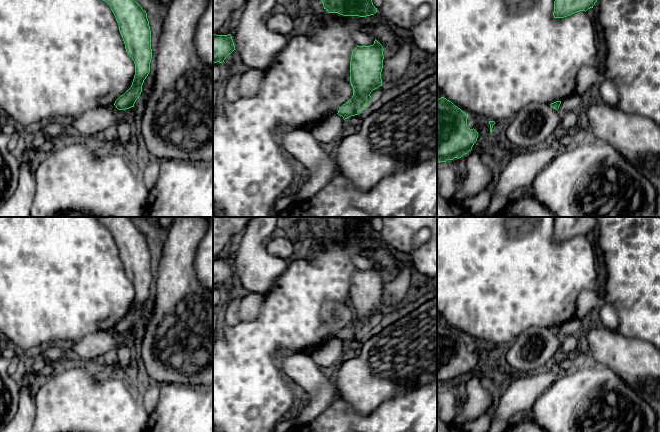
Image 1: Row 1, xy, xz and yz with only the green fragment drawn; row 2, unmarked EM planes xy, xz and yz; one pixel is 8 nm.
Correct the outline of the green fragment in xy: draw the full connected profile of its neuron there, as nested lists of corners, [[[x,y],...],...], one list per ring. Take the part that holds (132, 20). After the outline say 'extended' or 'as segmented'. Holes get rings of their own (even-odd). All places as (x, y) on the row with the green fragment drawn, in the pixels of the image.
[[[103,0],[111,8],[119,26],[125,49],[135,64],[131,87],[114,103],[118,110],[134,107],[150,72],[151,30],[147,13],[135,0]]] | as segmented

